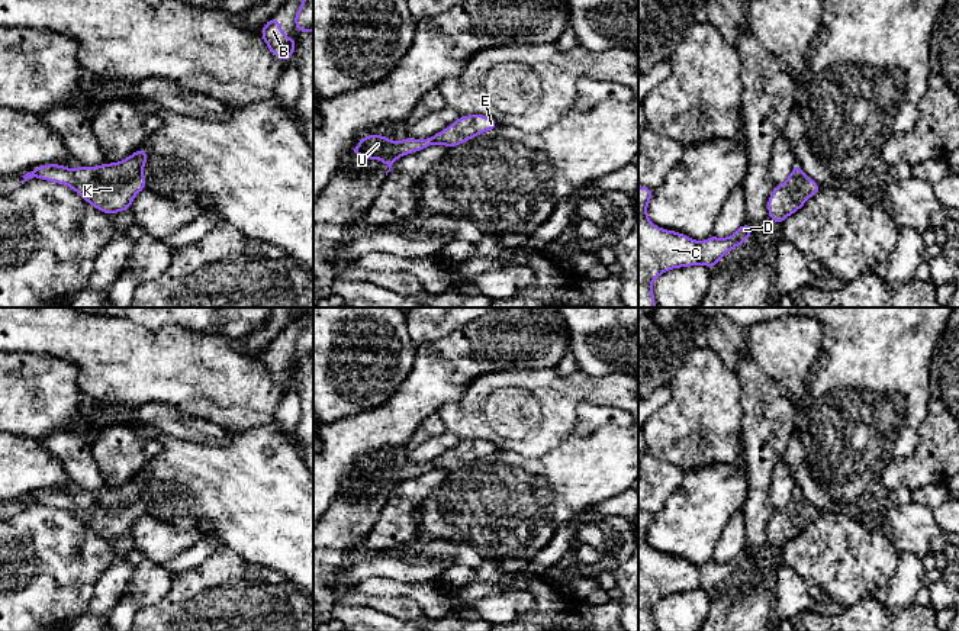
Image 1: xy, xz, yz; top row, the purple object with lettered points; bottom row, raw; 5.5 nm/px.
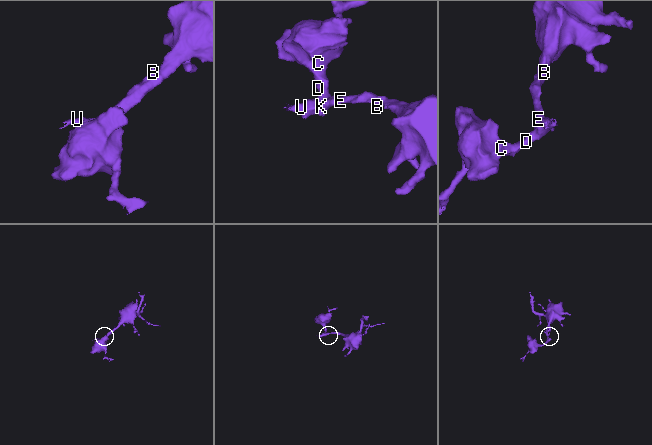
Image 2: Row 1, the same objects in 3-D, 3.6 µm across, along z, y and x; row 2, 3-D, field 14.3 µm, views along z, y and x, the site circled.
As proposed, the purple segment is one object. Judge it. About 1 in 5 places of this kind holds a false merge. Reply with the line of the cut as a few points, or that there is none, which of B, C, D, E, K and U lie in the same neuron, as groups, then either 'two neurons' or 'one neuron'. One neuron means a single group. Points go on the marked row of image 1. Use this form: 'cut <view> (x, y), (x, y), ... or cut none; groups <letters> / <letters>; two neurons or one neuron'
cut none; groups B C D E K U; one neuron

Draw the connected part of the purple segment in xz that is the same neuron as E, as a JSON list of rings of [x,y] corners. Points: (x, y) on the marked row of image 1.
[[[466,115],[460,116],[448,128],[425,139],[412,139],[406,135],[402,142],[393,142],[387,136],[370,133],[361,138],[358,145],[351,149],[351,155],[366,157],[367,161],[374,158],[380,160],[389,167],[389,170],[386,171],[387,176],[393,162],[399,157],[422,151],[429,145],[437,144],[445,145],[448,148],[457,147],[483,132],[493,131],[498,126],[499,123],[496,122],[496,119],[489,117],[486,115]]]

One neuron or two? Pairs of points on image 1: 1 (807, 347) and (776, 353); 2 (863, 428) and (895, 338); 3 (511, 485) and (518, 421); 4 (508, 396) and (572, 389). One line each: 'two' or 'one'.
1: one
2: one
3: two
4: one

